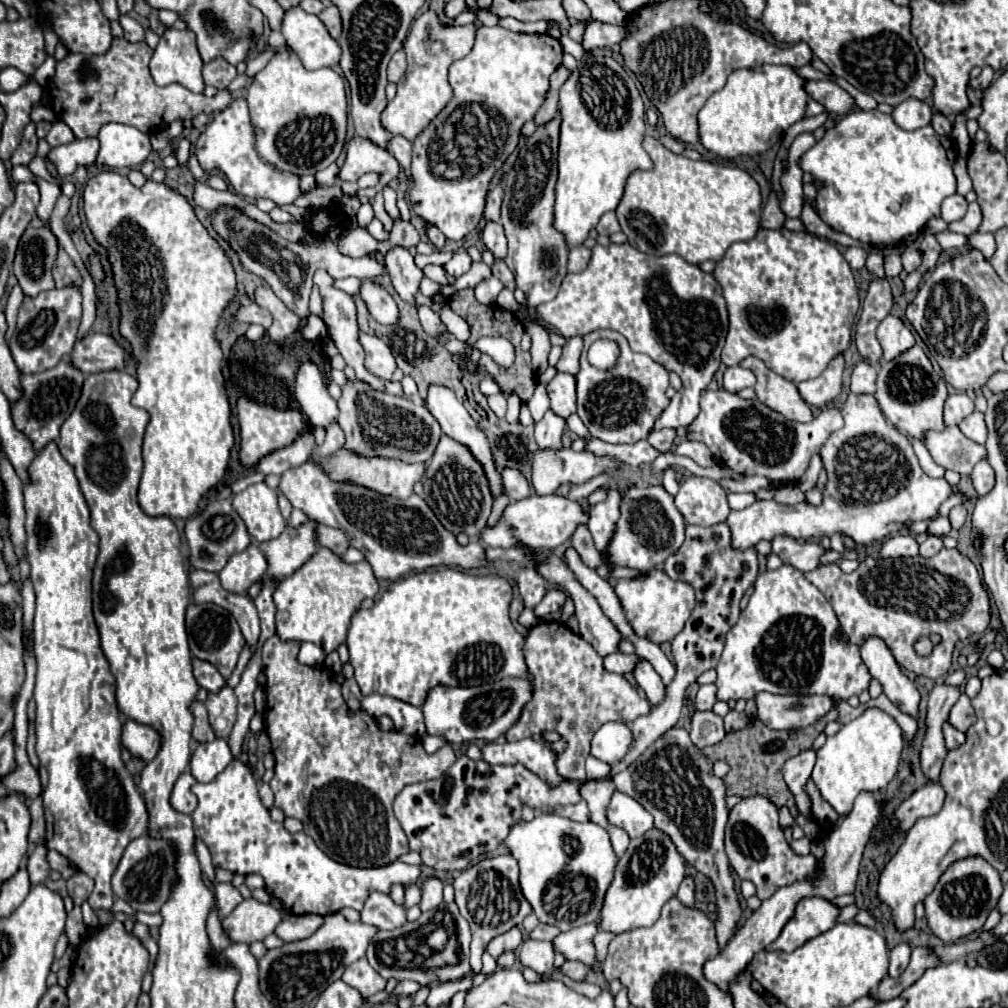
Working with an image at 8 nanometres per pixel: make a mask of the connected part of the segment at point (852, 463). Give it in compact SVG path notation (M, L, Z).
M848 394L844 406L844 428L834 432L826 444L822 446L820 454L824 460L824 468L828 470L828 484L824 488L824 500L820 506L810 506L808 502L786 506L778 504L774 500L758 500L744 510L732 510L728 516L728 526L732 530L732 544L738 550L746 550L754 544L758 544L762 538L772 540L776 534L786 534L792 538L820 538L820 536L832 536L836 532L850 536L856 544L870 544L874 540L882 540L890 534L904 532L908 524L916 520L932 520L938 516L940 504L952 494L952 486L946 482L946 478L930 478L924 474L924 470L918 464L918 458L912 450L912 444L906 434L892 428L886 418L882 416L882 410L874 396L870 394Z

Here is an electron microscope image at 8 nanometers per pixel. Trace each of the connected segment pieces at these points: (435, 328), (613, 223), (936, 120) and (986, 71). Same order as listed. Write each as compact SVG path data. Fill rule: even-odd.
M422 304L422 306L418 308L418 314L420 314L420 322L424 324L424 330L426 330L428 334L436 336L438 332L442 332L442 330L444 330L442 320L440 320L440 318L434 314L434 310L432 310L432 308L428 308L426 304Z
M606 212L606 214L600 218L596 230L598 230L598 234L606 234L606 236L610 236L610 234L614 234L614 232L620 232L620 224L618 224L618 220L616 220L616 214L614 214L614 212Z
M934 114L934 118L932 118L932 128L940 134L940 136L950 136L952 134L952 124L946 120L946 116L944 114Z
M986 66L986 68L982 68L982 74L980 74L976 80L970 80L970 86L984 90L984 88L988 88L988 84L990 84L992 80L994 80L994 70L992 70L990 66Z

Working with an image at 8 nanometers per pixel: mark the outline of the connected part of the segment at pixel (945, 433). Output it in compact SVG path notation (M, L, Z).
M946 426L940 432L928 430L924 446L930 450L936 464L958 474L970 474L974 464L986 458L986 448L968 440L958 426Z

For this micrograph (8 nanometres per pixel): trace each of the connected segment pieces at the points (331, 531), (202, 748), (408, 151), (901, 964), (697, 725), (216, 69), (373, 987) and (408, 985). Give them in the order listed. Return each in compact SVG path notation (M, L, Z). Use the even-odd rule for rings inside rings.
M318 526L316 530L316 546L324 546L328 550L332 550L334 554L344 554L346 548L350 546L348 544L348 538L344 532L336 530L336 528L330 528L330 526Z
M216 738L212 742L200 742L192 754L190 770L198 782L210 782L232 762L230 748L226 740Z
M394 136L388 150L398 160L398 164L404 168L405 174L411 178L410 160L412 160L412 144L410 144L410 140L406 140L402 136Z
M898 944L890 950L890 976L892 978L898 978L906 970L910 962L910 952L912 948L908 944Z
M694 712L690 738L700 750L706 746L718 744L724 738L724 734L726 732L720 716L716 716L714 712Z
M216 58L216 60L208 62L208 64L204 64L202 74L204 74L206 86L214 86L214 88L222 90L236 78L236 68L232 64L228 64L226 60Z
M360 958L352 966L348 966L346 972L342 974L342 980L358 990L363 998L384 990L387 983L380 974L376 974L376 970L372 970L366 958Z
M404 980L404 982L398 982L398 986L396 986L396 990L394 990L394 996L400 996L400 994L410 996L410 994L414 994L414 992L418 992L418 990L420 990L420 984L418 984L418 982Z

